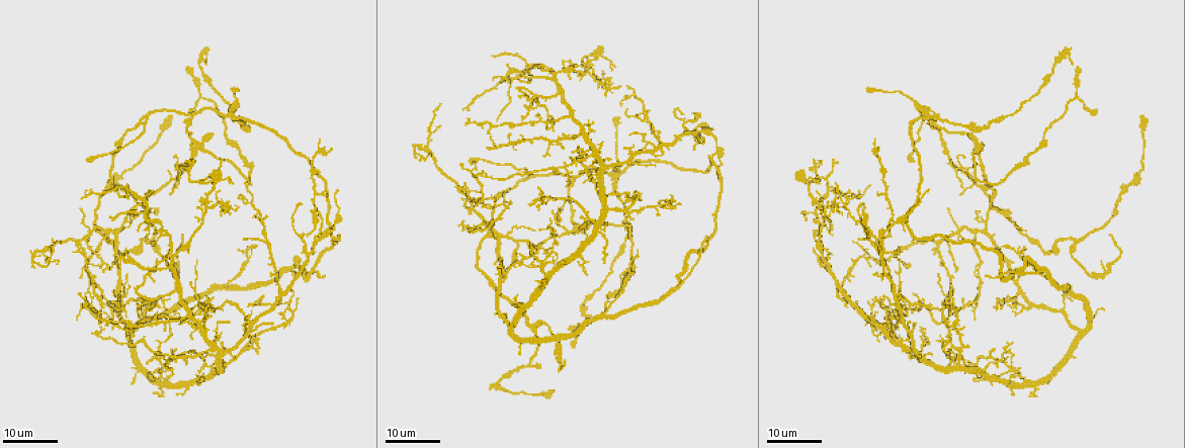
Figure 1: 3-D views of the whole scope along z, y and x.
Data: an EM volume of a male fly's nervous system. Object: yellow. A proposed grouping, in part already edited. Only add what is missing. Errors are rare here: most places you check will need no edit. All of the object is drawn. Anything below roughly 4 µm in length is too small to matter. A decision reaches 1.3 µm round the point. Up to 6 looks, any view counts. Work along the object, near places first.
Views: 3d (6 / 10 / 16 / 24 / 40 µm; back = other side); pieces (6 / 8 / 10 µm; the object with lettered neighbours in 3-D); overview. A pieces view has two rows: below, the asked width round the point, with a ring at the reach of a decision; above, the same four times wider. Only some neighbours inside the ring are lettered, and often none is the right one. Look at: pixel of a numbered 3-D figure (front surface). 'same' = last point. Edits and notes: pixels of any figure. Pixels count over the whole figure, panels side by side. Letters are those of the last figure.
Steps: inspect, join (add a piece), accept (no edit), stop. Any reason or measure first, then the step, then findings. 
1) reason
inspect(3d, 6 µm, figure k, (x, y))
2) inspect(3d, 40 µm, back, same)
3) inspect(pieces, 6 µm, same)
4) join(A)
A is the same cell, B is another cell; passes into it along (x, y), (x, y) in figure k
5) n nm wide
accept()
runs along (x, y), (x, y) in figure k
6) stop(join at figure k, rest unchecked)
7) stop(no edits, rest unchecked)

an open end
inspect(3d, 24 µm, figure 1, (111, 216))

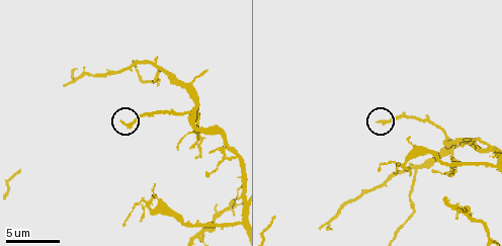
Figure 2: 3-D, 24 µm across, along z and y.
what lies round it
inspect(pieces, 8 µm, figure 2, (123, 123))

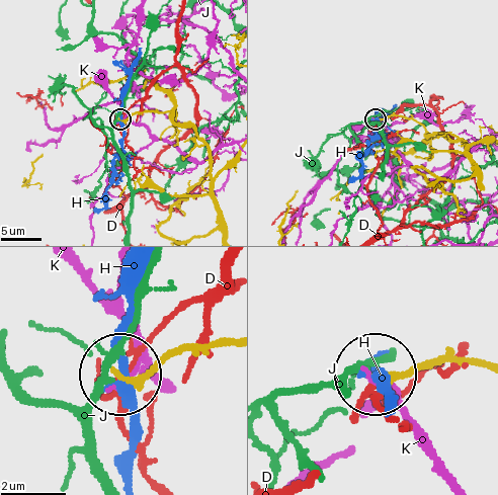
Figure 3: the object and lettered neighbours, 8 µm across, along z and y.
200 nm wide
accept()
D, H, J and K are other cells; runs along (210, 170), (205, 144), (170, 112), (143, 111), (120, 119) in figure 3; no lettered piece goes on from it

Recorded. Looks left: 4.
inspect(3d, 16 µm, figure 1, (970, 136))

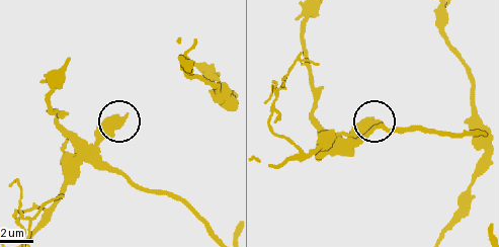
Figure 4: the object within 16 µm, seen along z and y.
inspect(3d, 6 µm, figure 4, (126, 116))

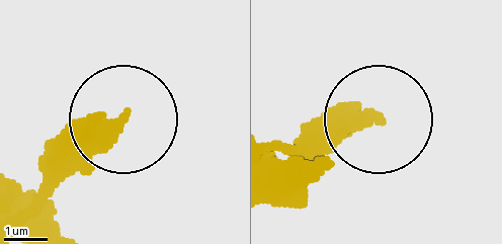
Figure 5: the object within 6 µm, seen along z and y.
see the neighbours
inspect(pieces, 10 µm, figure 5, (120, 120))

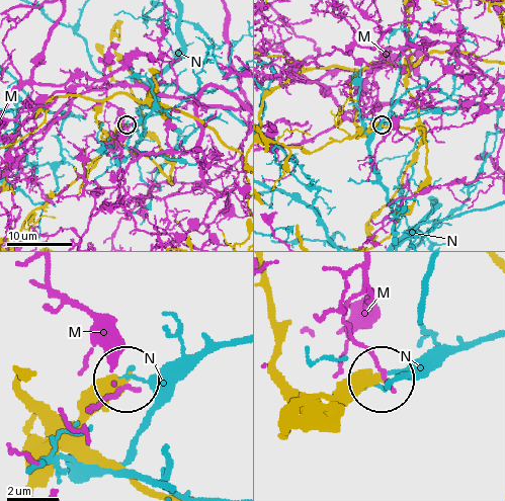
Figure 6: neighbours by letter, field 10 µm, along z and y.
accept()
M and N are other cells; runs along (27, 485), (123, 383) in figure 6; none of them fits

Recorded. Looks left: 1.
stop(no edits, rest unchecked)

